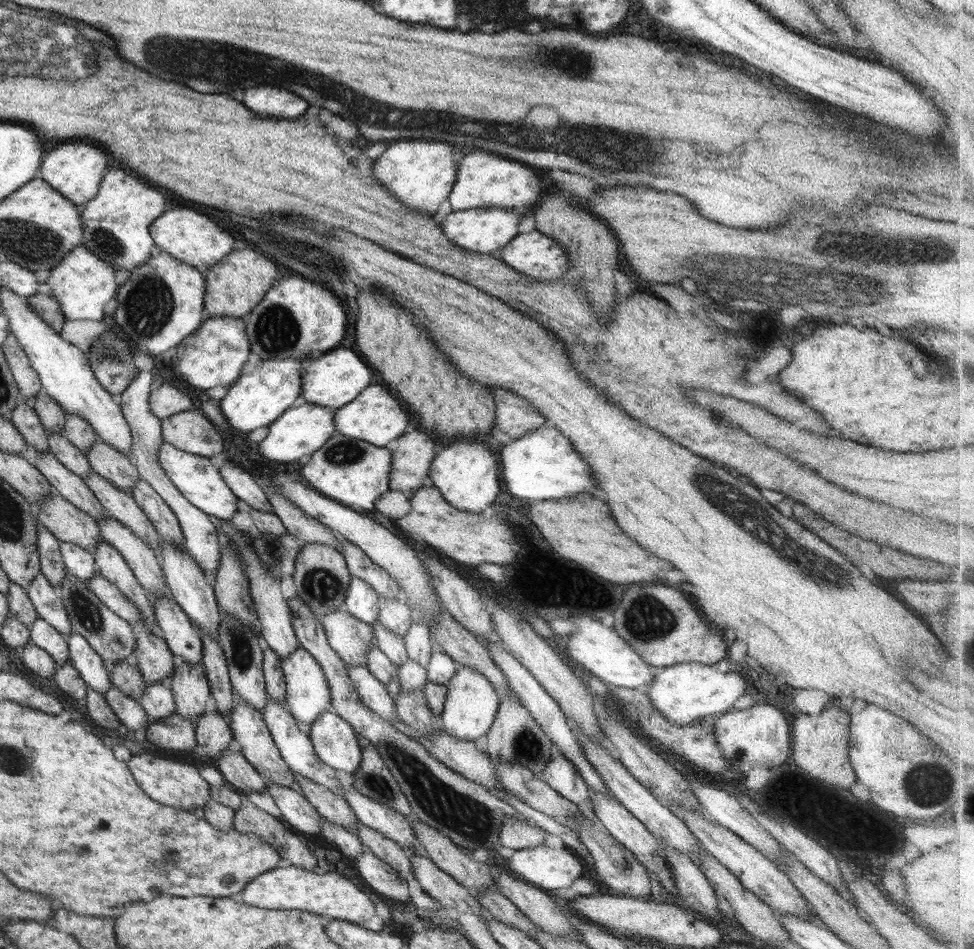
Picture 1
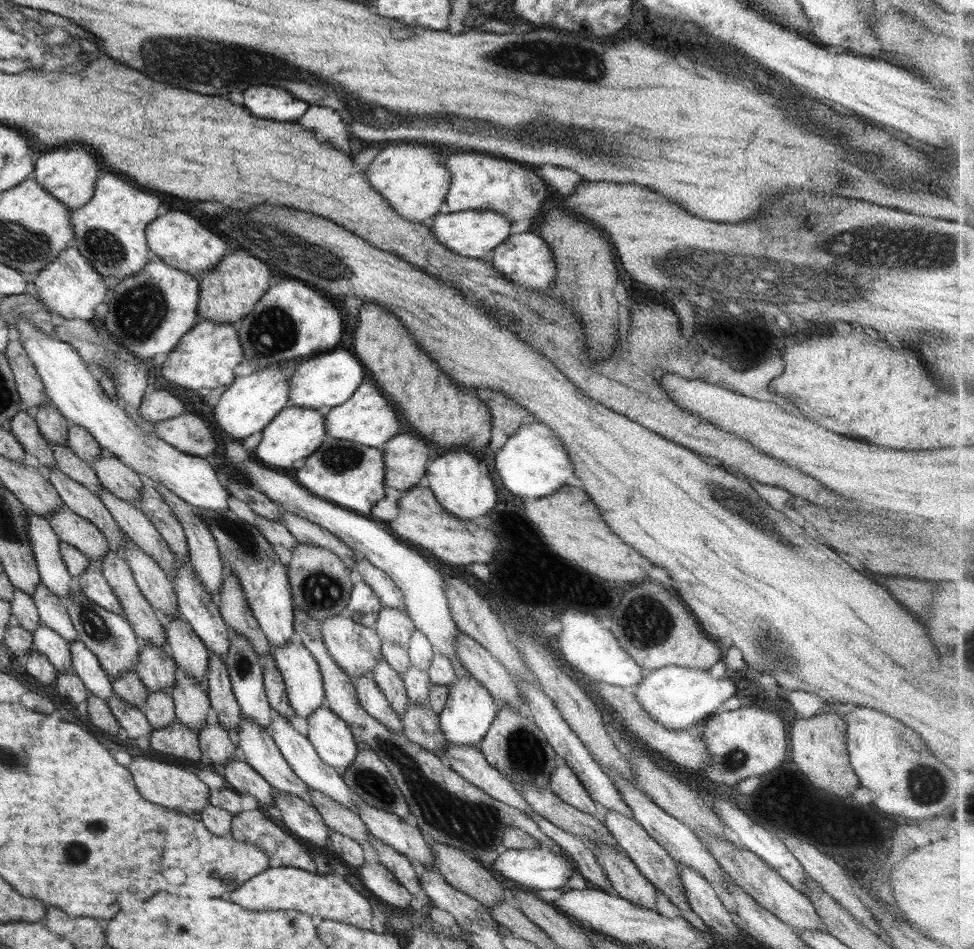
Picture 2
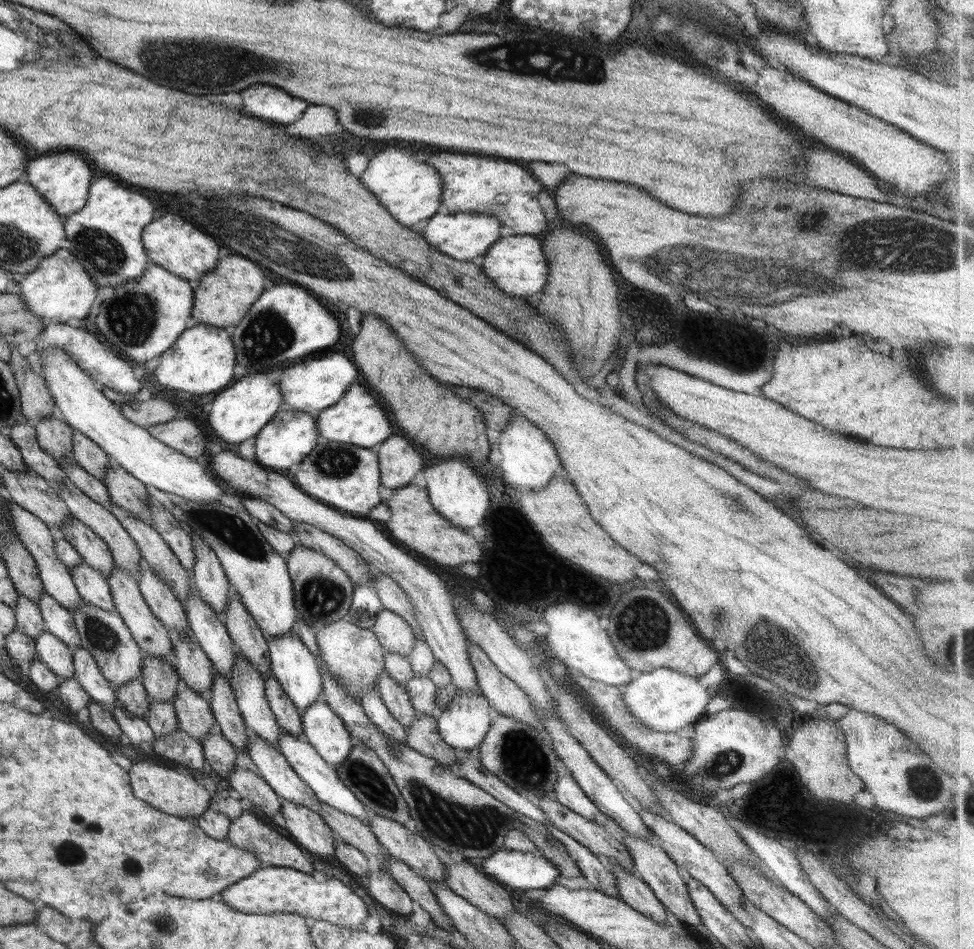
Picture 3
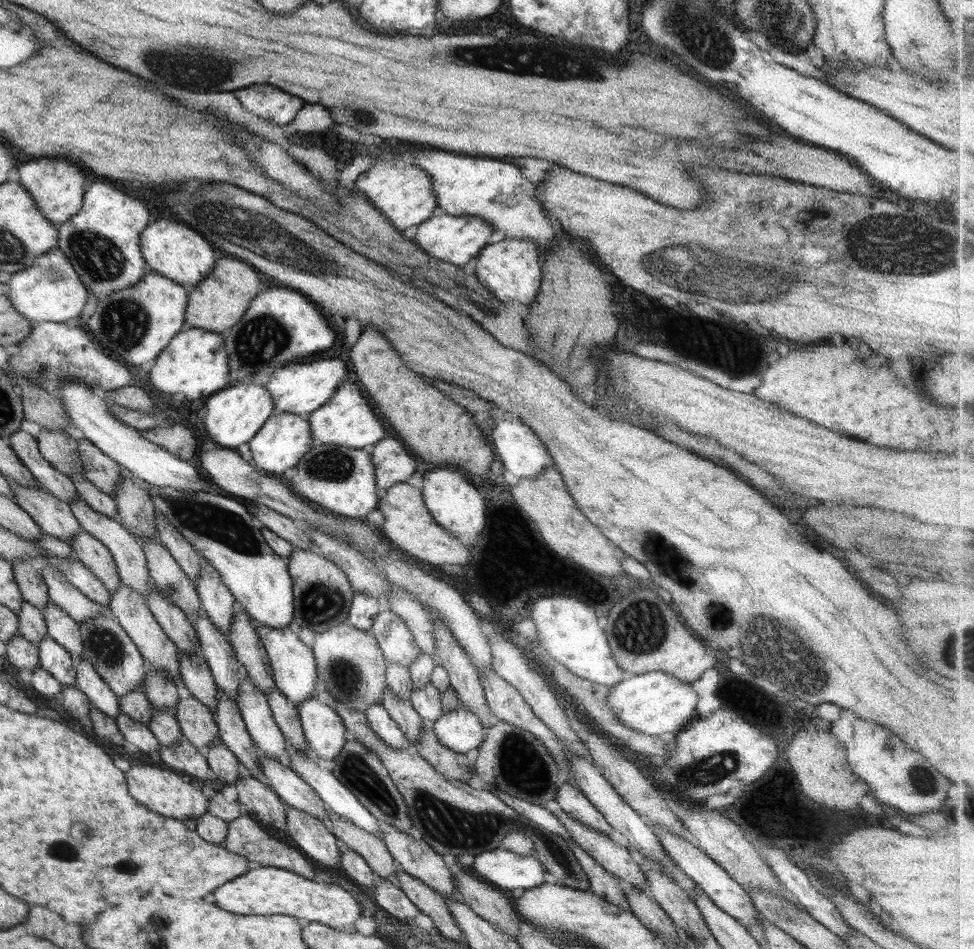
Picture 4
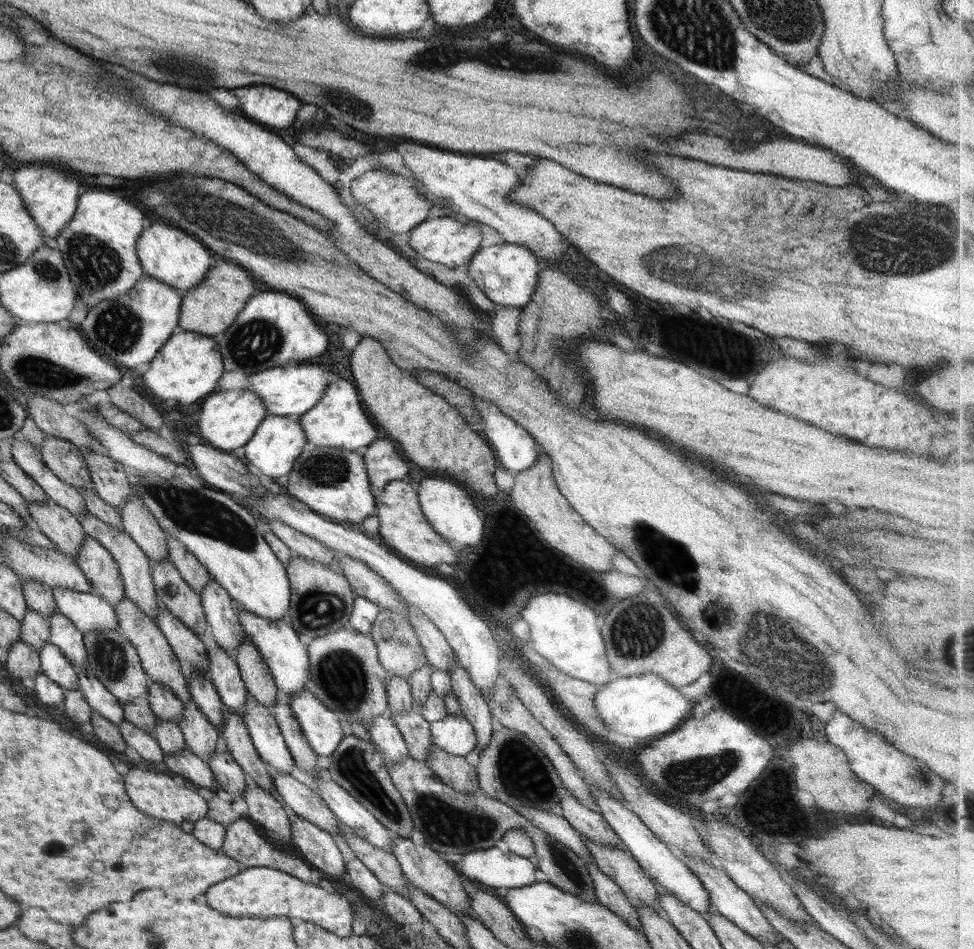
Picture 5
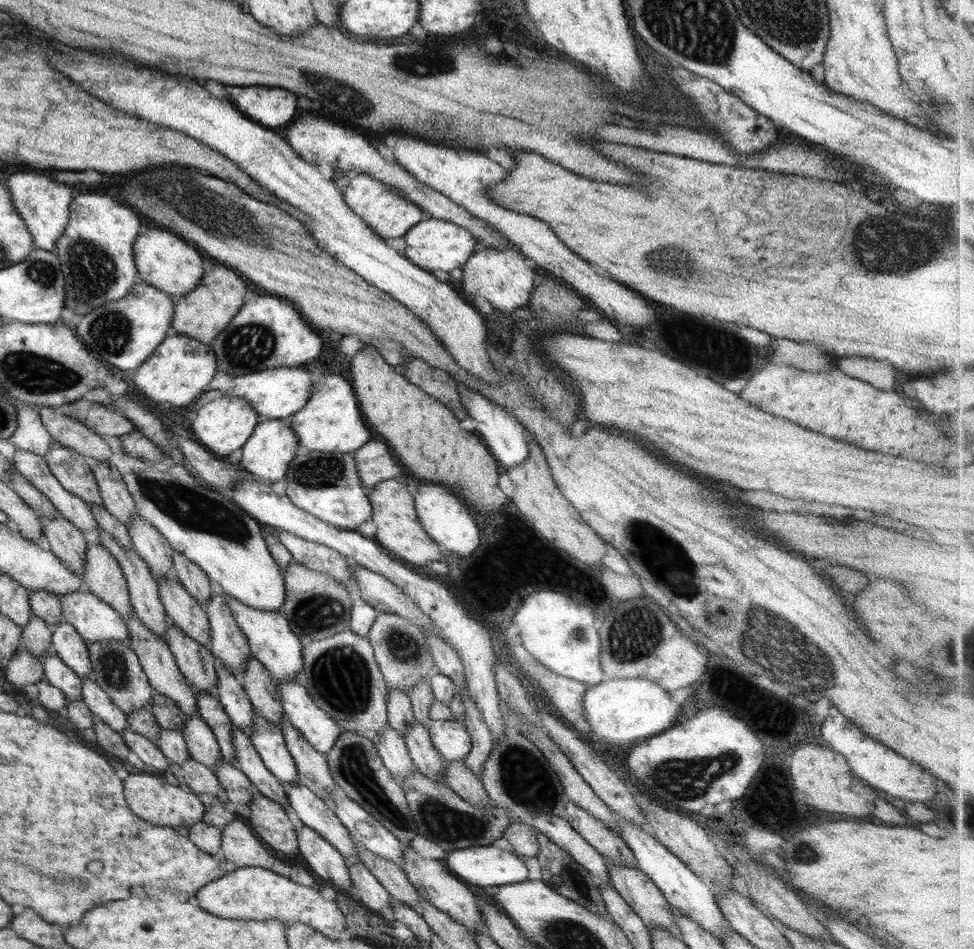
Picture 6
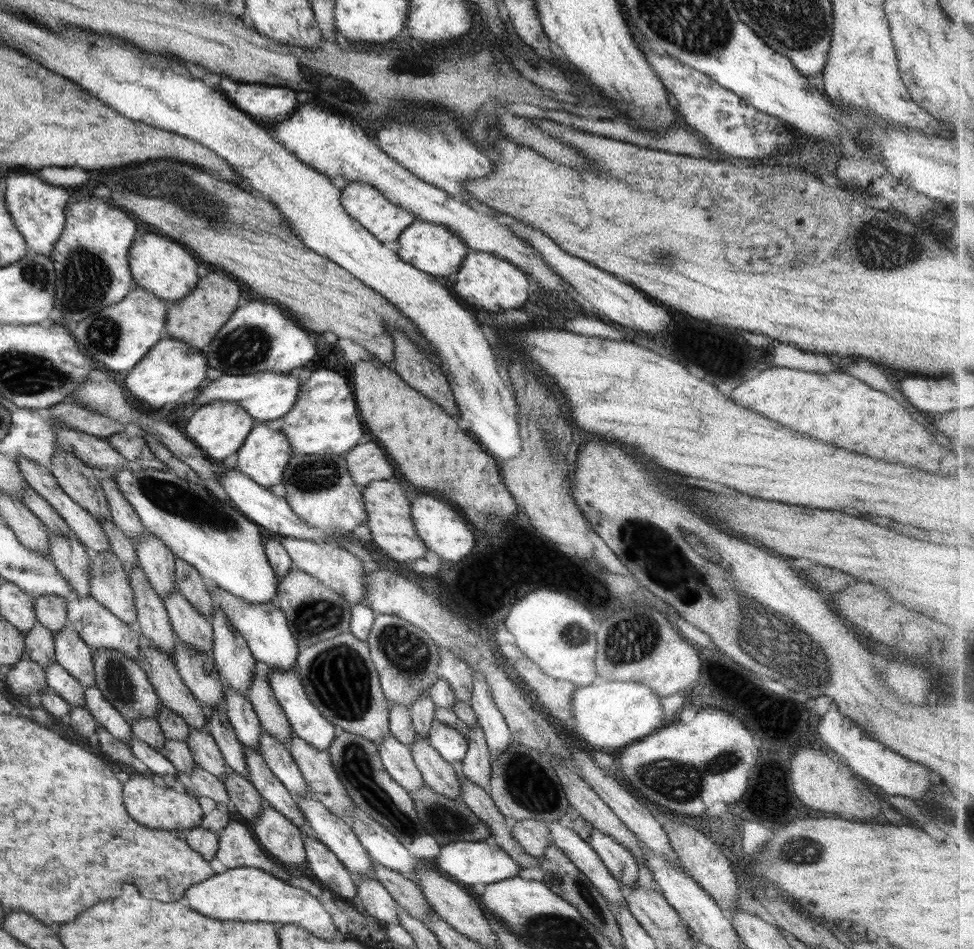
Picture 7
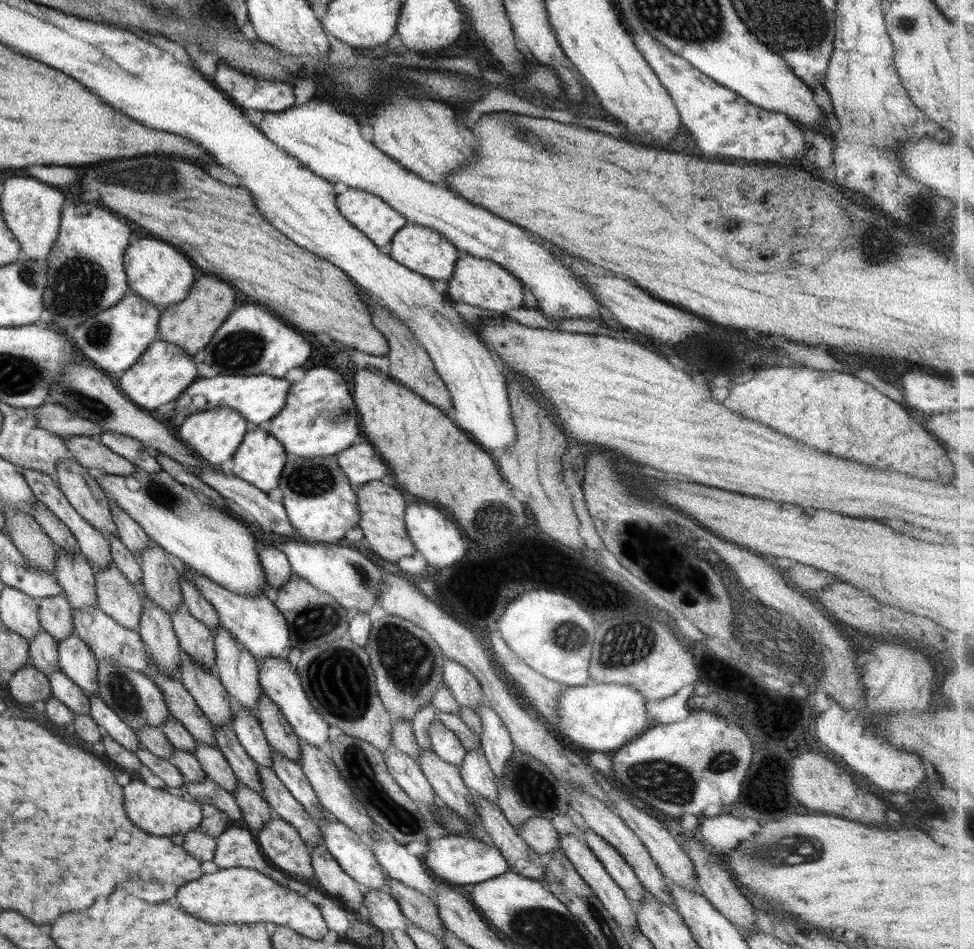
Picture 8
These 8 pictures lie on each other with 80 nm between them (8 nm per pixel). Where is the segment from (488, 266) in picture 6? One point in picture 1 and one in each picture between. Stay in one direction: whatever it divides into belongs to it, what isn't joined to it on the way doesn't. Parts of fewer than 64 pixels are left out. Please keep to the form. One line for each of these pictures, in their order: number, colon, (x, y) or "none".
1: (534, 254)
2: (525, 259)
3: (516, 264)
4: (511, 270)
5: (508, 274)

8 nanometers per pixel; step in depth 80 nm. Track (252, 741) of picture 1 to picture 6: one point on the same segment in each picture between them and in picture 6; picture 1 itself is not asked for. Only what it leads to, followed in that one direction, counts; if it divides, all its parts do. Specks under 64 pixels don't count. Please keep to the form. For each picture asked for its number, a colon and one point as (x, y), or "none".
2: (263, 755)
3: (275, 770)
4: (289, 786)
5: (307, 803)
6: (312, 811)

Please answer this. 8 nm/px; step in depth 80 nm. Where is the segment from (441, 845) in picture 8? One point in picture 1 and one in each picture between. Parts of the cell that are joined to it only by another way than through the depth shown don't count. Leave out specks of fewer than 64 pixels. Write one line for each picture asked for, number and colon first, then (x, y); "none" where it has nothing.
1: (543, 867)
2: (539, 869)
3: (513, 869)
4: (508, 871)
5: (502, 870)
6: (482, 865)
7: (467, 862)

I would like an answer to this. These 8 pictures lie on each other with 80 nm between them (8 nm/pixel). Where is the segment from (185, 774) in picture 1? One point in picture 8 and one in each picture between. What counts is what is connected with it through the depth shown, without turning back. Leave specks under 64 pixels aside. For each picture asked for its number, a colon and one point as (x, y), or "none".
2: (171, 786)
3: (176, 794)
4: (169, 793)
5: (159, 795)
6: (166, 803)
7: (170, 808)
8: (159, 813)

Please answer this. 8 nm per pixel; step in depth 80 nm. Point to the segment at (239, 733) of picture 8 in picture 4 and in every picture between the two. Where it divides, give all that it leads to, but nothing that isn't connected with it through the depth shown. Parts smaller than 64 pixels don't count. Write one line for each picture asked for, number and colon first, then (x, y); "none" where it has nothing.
4: (215, 648)
5: (223, 671)
6: (230, 692)
7: (239, 710)

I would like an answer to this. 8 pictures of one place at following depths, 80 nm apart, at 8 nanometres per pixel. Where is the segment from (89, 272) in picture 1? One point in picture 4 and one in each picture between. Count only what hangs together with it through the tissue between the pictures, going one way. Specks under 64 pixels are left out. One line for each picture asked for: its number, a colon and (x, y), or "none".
2: (70, 286)
3: (60, 288)
4: (51, 290)

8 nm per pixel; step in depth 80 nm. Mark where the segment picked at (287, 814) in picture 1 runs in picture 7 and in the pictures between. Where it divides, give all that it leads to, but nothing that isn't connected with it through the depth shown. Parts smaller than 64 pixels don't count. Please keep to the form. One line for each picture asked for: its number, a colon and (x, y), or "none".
2: (300, 818)
3: (305, 827)
4: (310, 836)
5: (316, 846)
6: (318, 855)
7: (323, 866)

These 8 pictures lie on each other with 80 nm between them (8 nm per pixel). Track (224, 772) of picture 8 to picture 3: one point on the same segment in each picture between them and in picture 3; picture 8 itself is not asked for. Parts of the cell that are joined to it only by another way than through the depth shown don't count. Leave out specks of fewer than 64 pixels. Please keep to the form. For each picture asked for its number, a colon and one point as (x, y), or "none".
3: (194, 714)
4: (198, 726)
5: (202, 738)
6: (202, 744)
7: (205, 751)

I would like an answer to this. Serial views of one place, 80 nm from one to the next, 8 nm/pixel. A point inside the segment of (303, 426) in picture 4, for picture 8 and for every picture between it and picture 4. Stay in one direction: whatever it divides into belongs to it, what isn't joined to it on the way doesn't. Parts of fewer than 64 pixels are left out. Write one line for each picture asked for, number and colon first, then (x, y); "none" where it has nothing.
5: (279, 440)
6: (272, 447)
7: (265, 454)
8: (260, 460)

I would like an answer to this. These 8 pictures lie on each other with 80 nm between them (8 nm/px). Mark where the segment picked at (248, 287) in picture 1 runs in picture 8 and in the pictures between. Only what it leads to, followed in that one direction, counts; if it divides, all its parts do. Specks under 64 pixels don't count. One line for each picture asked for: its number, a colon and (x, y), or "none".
2: (229, 291)
3: (222, 297)
4: (220, 300)
5: (210, 308)
6: (202, 314)
7: (195, 320)
8: (190, 324)

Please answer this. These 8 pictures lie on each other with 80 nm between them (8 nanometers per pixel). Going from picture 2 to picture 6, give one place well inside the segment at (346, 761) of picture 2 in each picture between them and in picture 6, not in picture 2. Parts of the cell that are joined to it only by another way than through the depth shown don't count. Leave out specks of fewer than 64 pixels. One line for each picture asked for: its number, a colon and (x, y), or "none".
3: (324, 729)
4: (324, 730)
5: (321, 728)
6: (316, 726)

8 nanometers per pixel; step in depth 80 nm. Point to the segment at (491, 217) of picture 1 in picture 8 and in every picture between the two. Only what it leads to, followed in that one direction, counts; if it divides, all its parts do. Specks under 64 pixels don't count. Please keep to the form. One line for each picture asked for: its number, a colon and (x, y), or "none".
2: (474, 234)
3: (462, 236)
4: (455, 239)
5: (451, 241)
6: (434, 245)
7: (434, 249)
8: (424, 250)

